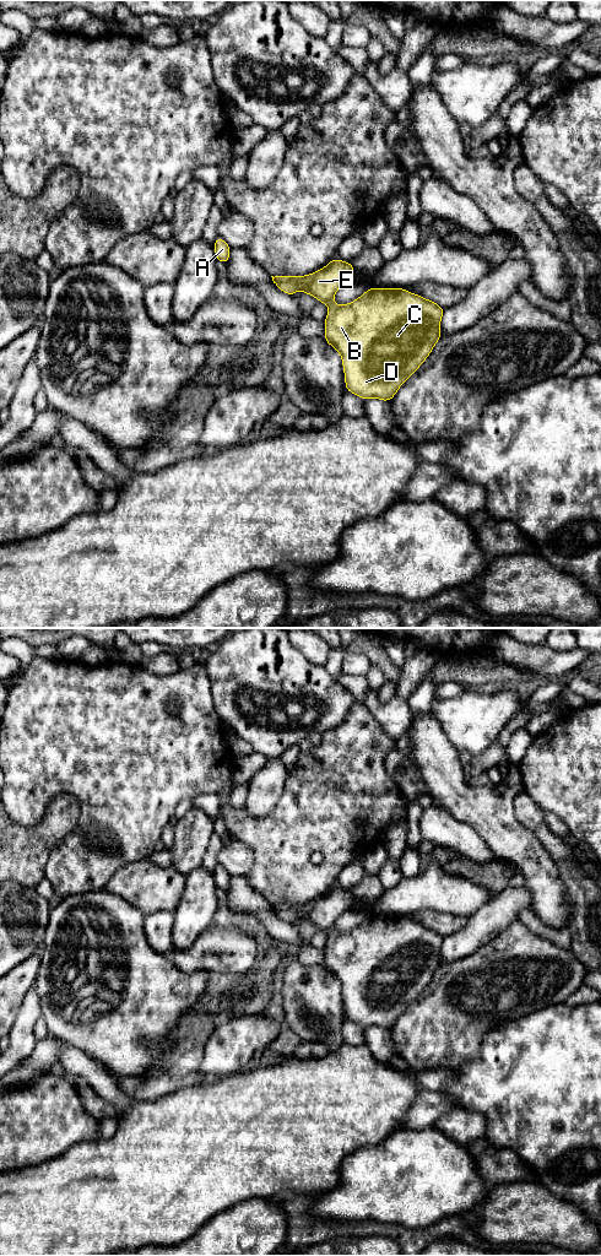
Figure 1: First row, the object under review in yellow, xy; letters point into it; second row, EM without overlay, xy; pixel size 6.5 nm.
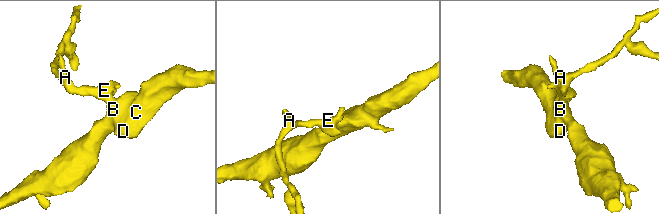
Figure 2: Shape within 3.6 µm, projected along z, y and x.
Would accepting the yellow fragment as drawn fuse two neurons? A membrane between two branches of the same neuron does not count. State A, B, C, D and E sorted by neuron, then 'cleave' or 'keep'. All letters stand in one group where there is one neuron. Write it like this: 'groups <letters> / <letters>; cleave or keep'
groups A B C D E; keep

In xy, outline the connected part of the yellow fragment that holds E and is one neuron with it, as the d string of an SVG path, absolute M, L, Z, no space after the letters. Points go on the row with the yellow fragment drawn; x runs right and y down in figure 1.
M332 259L325 267L305 276L271 276L285 293L293 296L298 289L314 296L329 305L325 341L342 357L347 391L364 399L390 401L399 388L419 368L442 337L440 320L445 309L437 303L405 288L373 288L352 303L334 303L336 291L351 278L351 262Z

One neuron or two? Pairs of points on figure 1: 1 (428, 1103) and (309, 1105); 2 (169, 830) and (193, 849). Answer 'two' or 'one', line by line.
1: two
2: two

